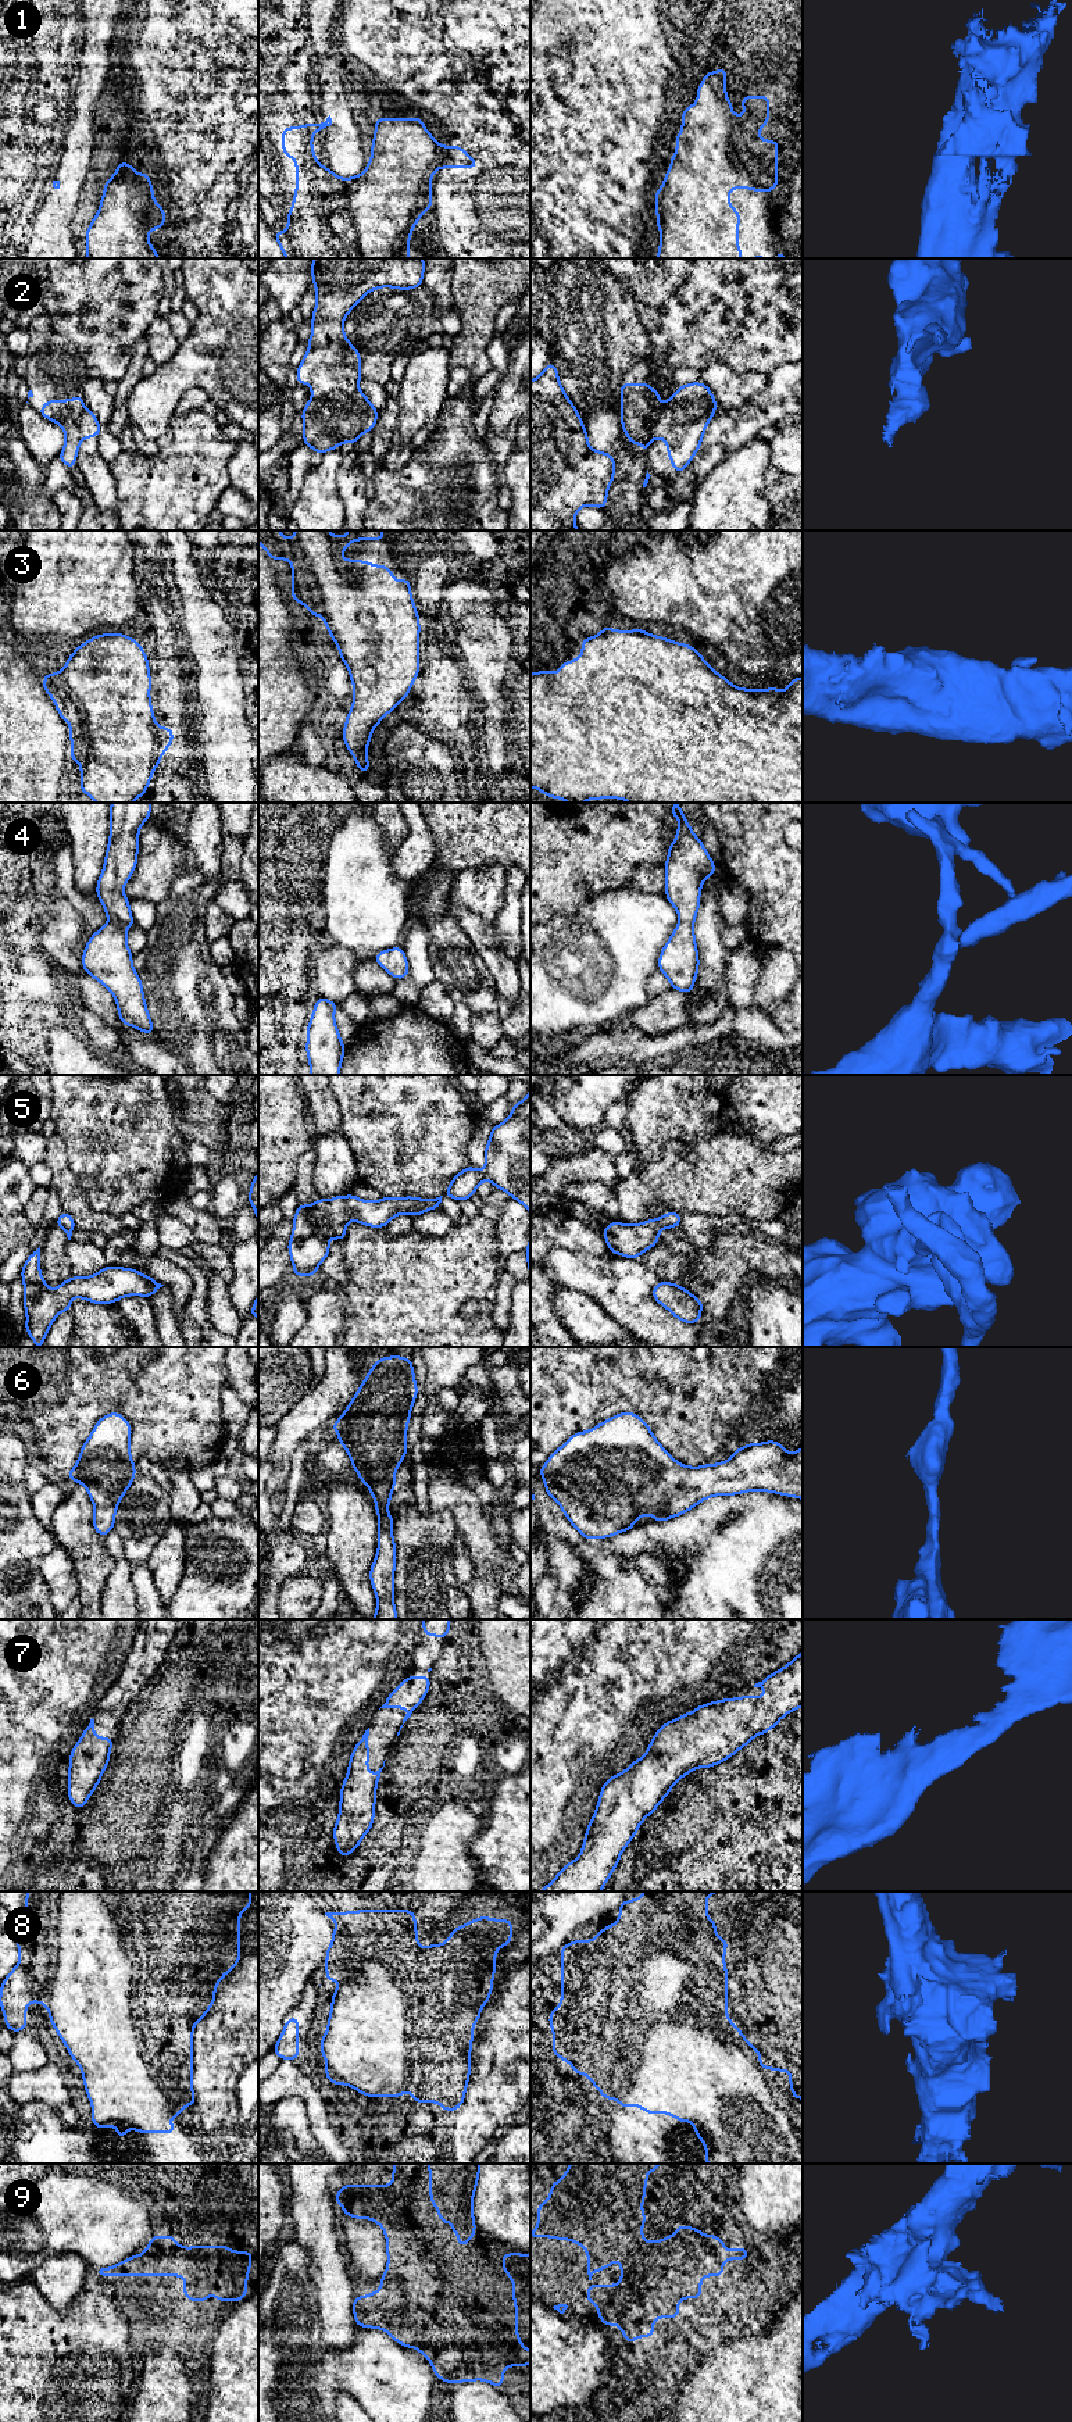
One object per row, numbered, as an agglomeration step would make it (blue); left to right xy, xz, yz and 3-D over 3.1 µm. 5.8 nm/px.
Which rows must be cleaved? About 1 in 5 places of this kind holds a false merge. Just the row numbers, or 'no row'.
2

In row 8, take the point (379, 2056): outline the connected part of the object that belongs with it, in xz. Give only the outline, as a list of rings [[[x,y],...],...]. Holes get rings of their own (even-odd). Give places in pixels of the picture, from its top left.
[[[360,1910],[349,1912],[325,1912],[336,1922],[332,1930],[332,1944],[326,1947],[326,1980],[340,1980],[332,1996],[328,2028],[321,2039],[321,2053],[326,2062],[325,2076],[333,2085],[347,2085],[367,2097],[400,2097],[410,2091],[415,2103],[439,2103],[444,2111],[457,2111],[465,2100],[465,2089],[471,2072],[471,2047],[475,2043],[472,2025],[480,2019],[480,2010],[490,2000],[493,1976],[496,1973],[496,1951],[512,1940],[512,1922],[508,1919],[492,1919],[487,1915],[476,1918],[455,1928],[444,1944],[418,1946],[415,1912],[410,1910]]]

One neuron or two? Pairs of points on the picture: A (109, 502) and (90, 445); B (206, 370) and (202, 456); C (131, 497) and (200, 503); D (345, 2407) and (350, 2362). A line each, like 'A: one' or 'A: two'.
A: one
B: two
C: one
D: two

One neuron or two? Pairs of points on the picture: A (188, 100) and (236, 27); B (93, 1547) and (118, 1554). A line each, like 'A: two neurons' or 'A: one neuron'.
A: one neuron
B: two neurons

